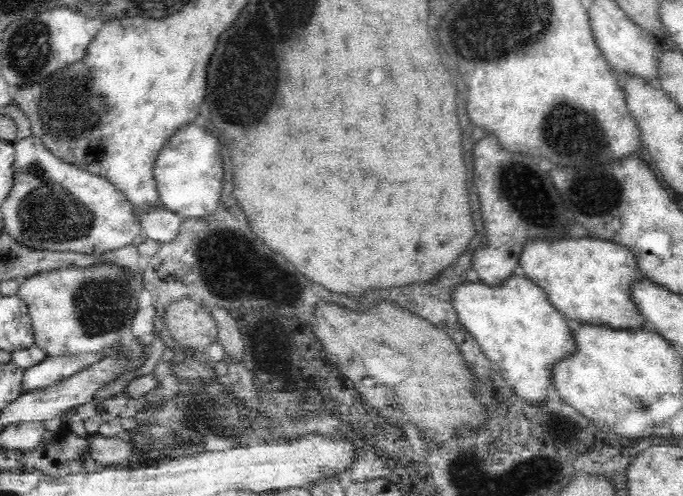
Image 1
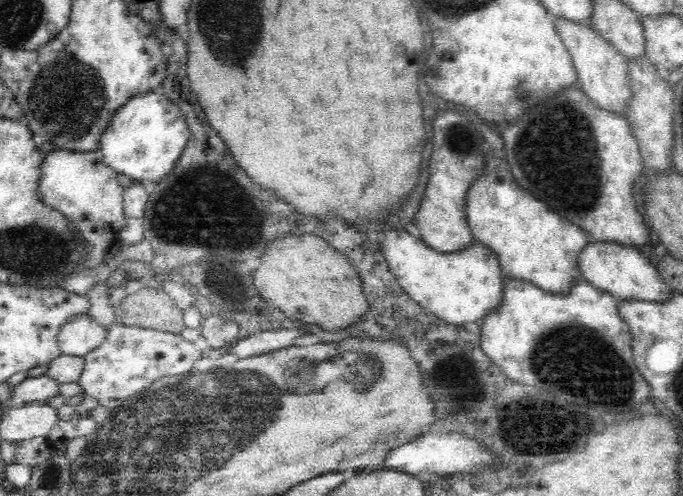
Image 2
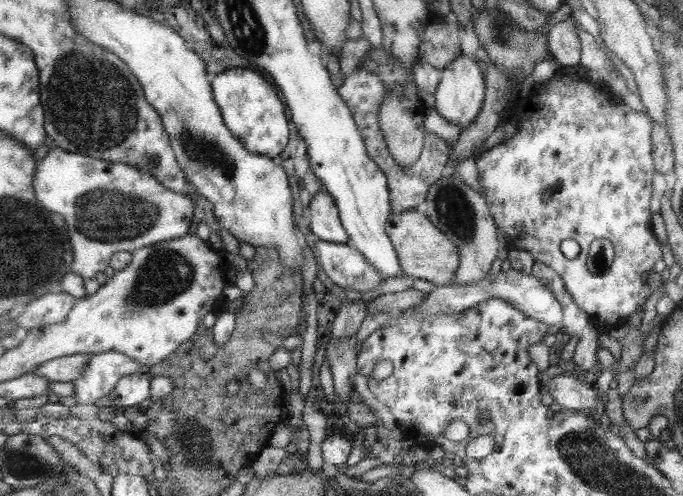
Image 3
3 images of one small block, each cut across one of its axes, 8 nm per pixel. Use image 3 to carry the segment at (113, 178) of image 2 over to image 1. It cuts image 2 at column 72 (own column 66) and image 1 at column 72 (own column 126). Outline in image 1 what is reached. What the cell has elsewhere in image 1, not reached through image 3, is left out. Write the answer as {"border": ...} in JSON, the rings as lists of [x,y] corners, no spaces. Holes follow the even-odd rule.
{"border":[[[34,135],[18,140],[13,147],[13,188],[2,201],[1,215],[3,226],[16,242],[32,250],[89,255],[121,249],[141,234],[141,224],[134,217],[136,208],[108,179],[59,159]]]}

